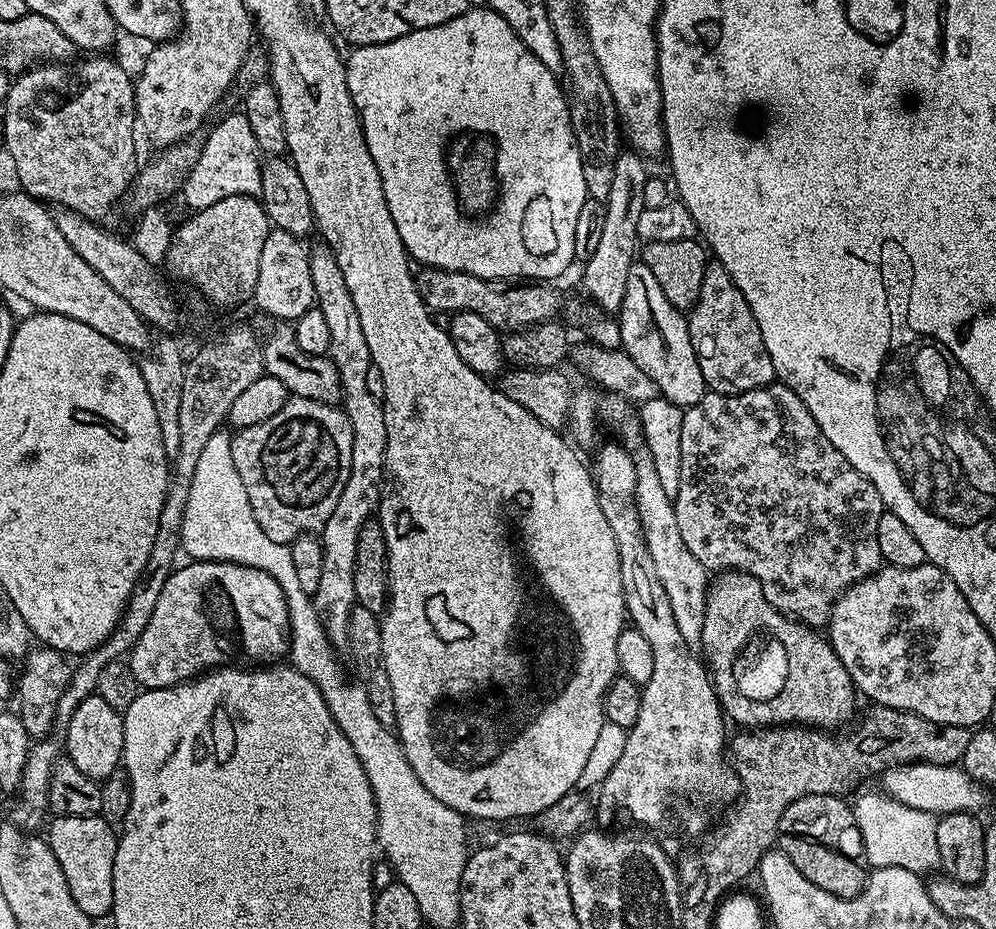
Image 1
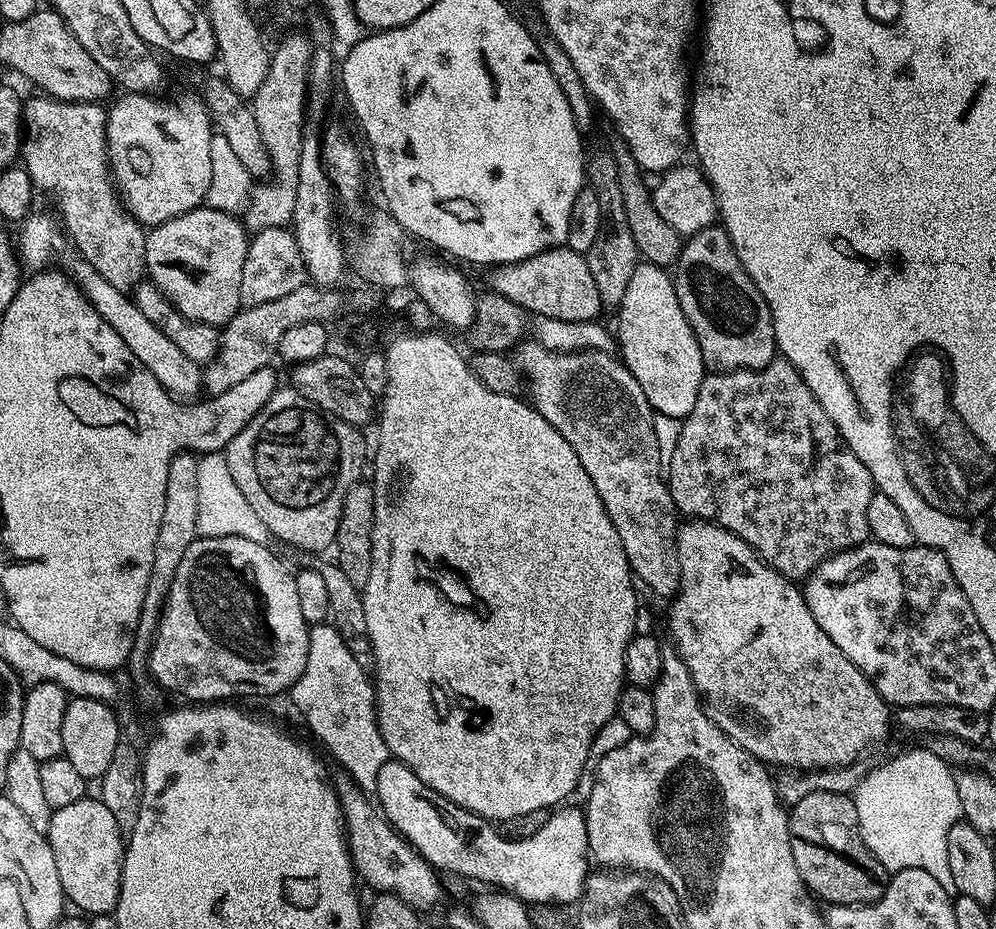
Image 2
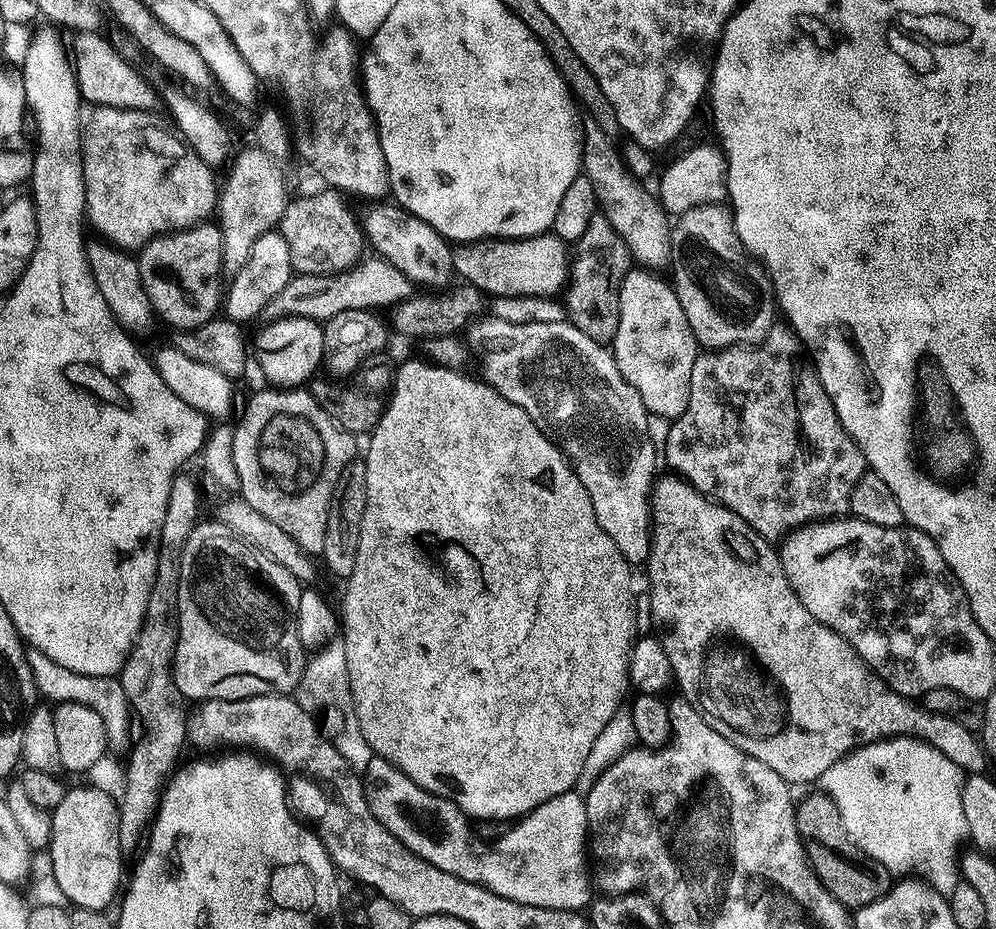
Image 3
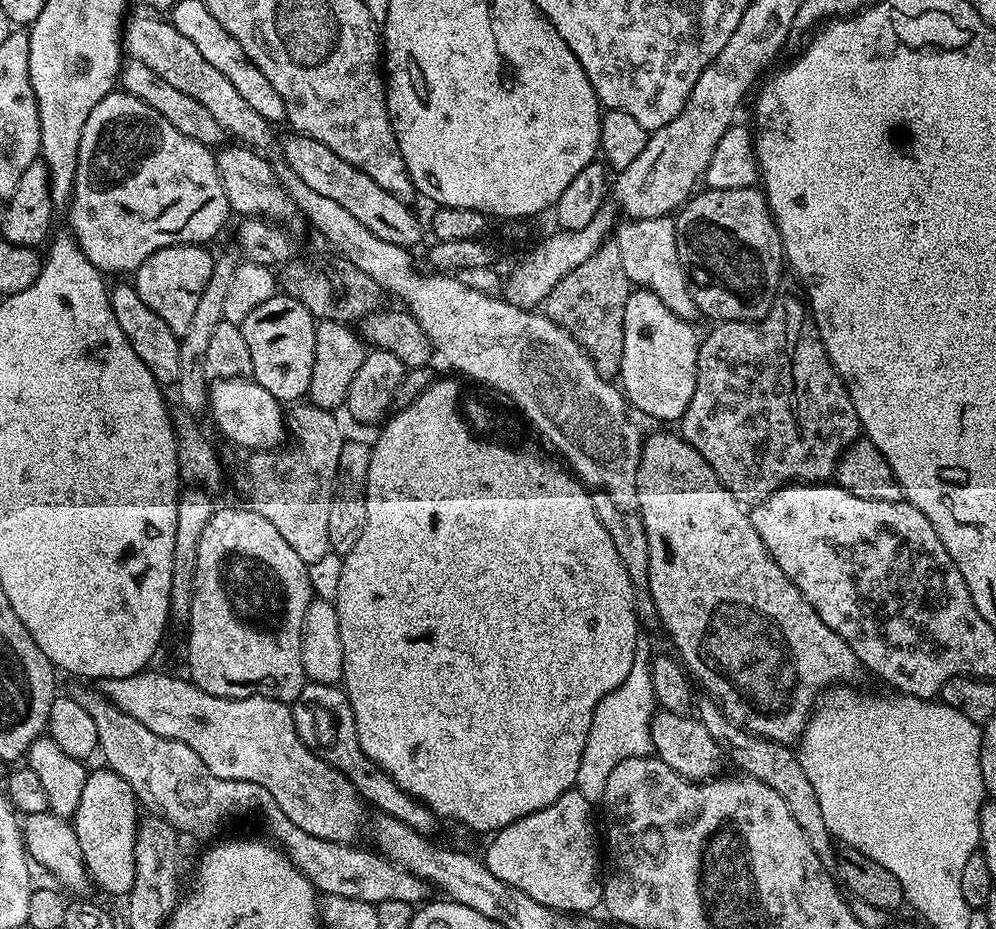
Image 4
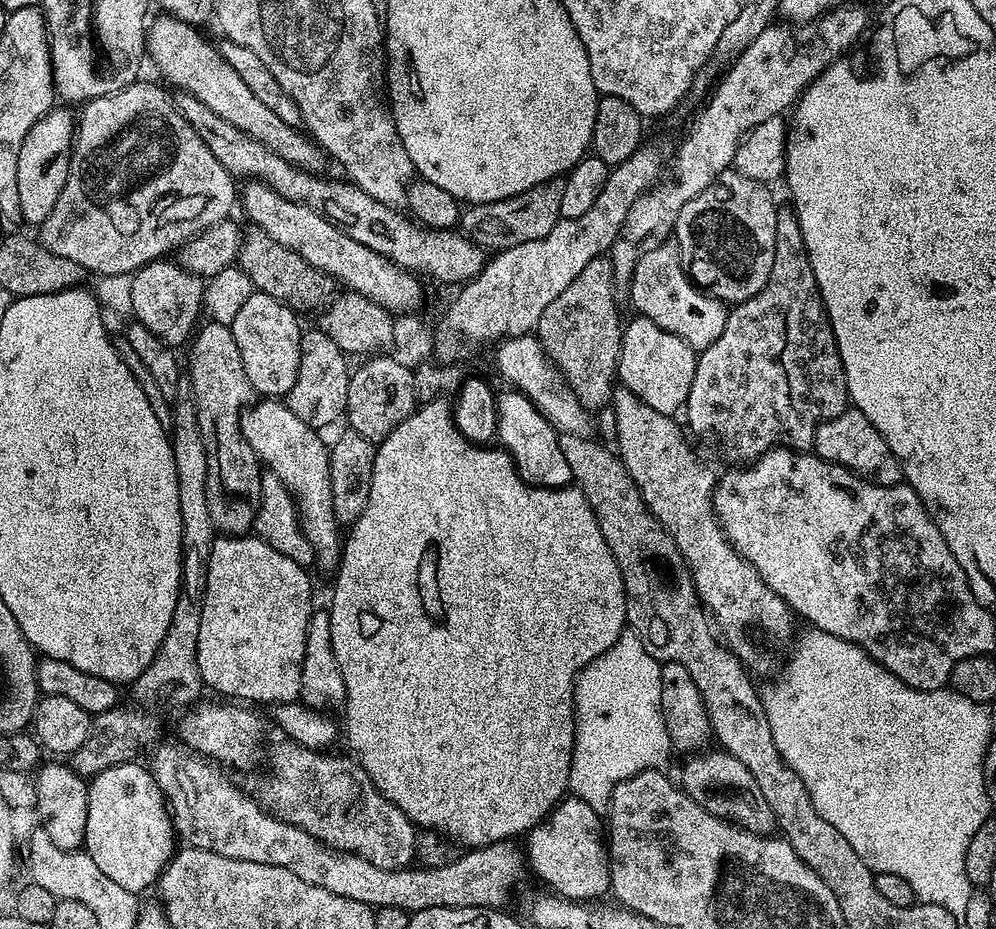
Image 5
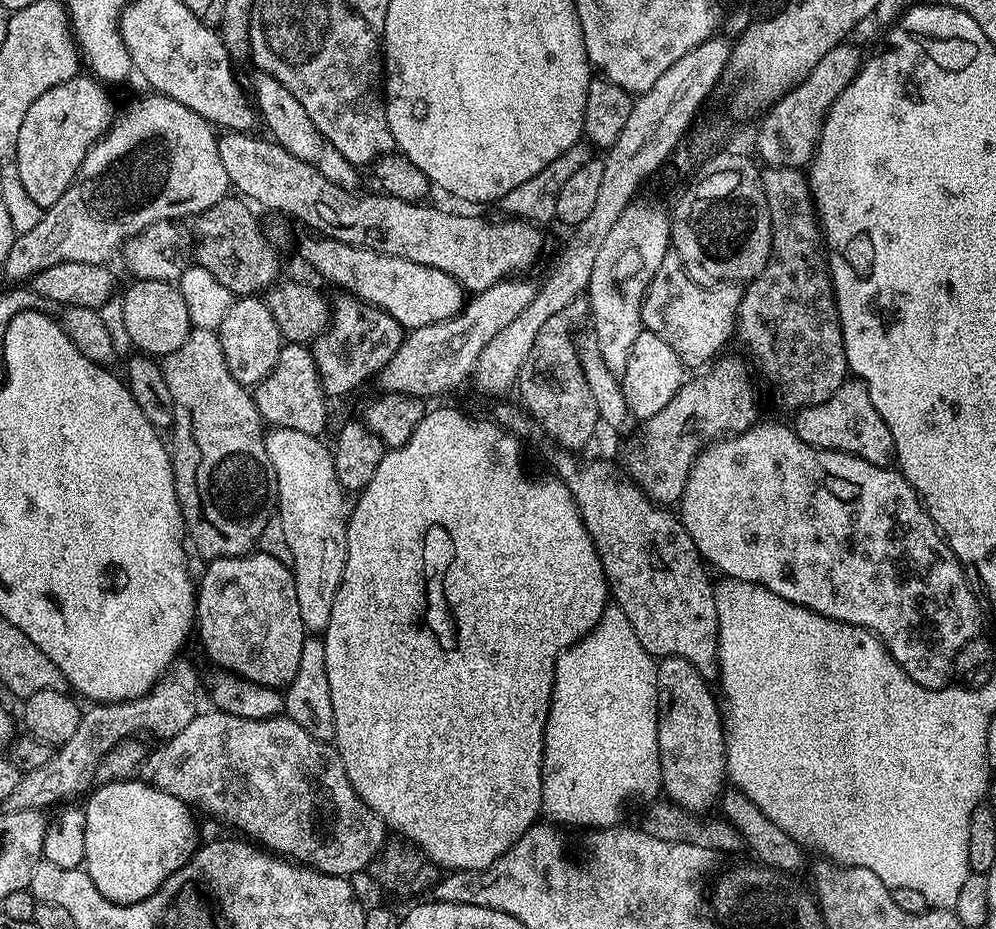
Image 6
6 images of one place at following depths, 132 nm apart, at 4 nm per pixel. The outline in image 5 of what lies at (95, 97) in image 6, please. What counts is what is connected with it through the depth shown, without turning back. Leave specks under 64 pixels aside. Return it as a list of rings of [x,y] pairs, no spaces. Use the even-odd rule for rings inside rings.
[[[64,106],[53,107],[52,111],[38,121],[26,134],[22,142],[22,154],[18,154],[18,198],[22,202],[23,223],[39,226],[50,218],[62,186],[66,186],[68,167],[72,161],[74,143],[74,116]]]

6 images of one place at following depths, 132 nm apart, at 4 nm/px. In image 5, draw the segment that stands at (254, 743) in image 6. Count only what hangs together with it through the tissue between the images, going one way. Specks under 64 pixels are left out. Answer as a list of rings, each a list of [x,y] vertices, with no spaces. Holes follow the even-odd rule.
[[[283,743],[273,750],[272,777],[258,793],[273,816],[298,826],[336,852],[366,858],[366,862],[382,870],[407,868],[413,863],[412,855],[418,852],[417,825],[374,787],[366,770],[355,759],[347,755],[331,756],[333,753],[328,750]]]

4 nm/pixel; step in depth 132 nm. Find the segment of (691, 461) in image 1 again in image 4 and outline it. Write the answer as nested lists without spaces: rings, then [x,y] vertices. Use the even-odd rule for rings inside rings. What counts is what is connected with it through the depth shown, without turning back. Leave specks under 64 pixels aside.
[[[777,295],[776,300],[770,306],[770,310],[760,320],[726,320],[715,325],[716,328],[708,337],[700,340],[698,350],[698,374],[696,375],[696,385],[694,386],[694,398],[690,398],[690,406],[686,406],[684,415],[678,421],[679,435],[684,441],[718,474],[720,482],[735,494],[737,500],[745,506],[755,506],[760,501],[765,500],[770,494],[774,494],[785,484],[793,482],[803,482],[806,484],[818,484],[828,482],[835,477],[836,464],[840,460],[840,455],[850,447],[861,435],[862,429],[860,419],[854,410],[854,402],[848,393],[848,387],[844,385],[844,377],[840,376],[830,362],[826,354],[826,346],[818,334],[816,321],[812,319],[811,311],[803,299],[796,296]]]

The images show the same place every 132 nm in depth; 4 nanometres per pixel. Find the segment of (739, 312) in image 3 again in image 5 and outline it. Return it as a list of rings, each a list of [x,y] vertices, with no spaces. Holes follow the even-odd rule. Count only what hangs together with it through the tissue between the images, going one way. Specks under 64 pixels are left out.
[[[729,170],[716,178],[698,198],[690,198],[676,219],[674,239],[680,251],[680,261],[689,280],[710,296],[723,300],[725,305],[735,306],[754,298],[770,278],[774,266],[774,238],[776,237],[777,201],[772,201],[769,185],[759,184],[740,172]]]

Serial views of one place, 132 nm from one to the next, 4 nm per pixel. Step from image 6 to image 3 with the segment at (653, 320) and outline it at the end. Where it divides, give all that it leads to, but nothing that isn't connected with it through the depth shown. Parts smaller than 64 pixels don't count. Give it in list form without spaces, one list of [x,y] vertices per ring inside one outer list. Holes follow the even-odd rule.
[[[585,119],[583,125],[584,145],[580,159],[582,174],[590,178],[590,186],[594,186],[599,211],[608,219],[610,226],[618,230],[618,234],[626,242],[628,255],[639,267],[645,270],[667,269],[672,263],[674,251],[669,213],[665,212],[653,193],[651,196],[643,188],[645,185],[642,180],[627,168],[617,141],[608,136],[606,130],[598,126],[598,122]]]

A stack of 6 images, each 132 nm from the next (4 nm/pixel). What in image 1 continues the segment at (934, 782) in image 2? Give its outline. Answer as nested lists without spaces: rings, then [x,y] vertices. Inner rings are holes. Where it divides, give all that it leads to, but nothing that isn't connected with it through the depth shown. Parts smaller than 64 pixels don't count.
[[[872,792],[869,796],[860,796],[854,800],[867,863],[873,869],[905,868],[917,874],[925,874],[931,868],[939,869],[937,817],[931,812],[912,809],[888,794],[881,795]]]

